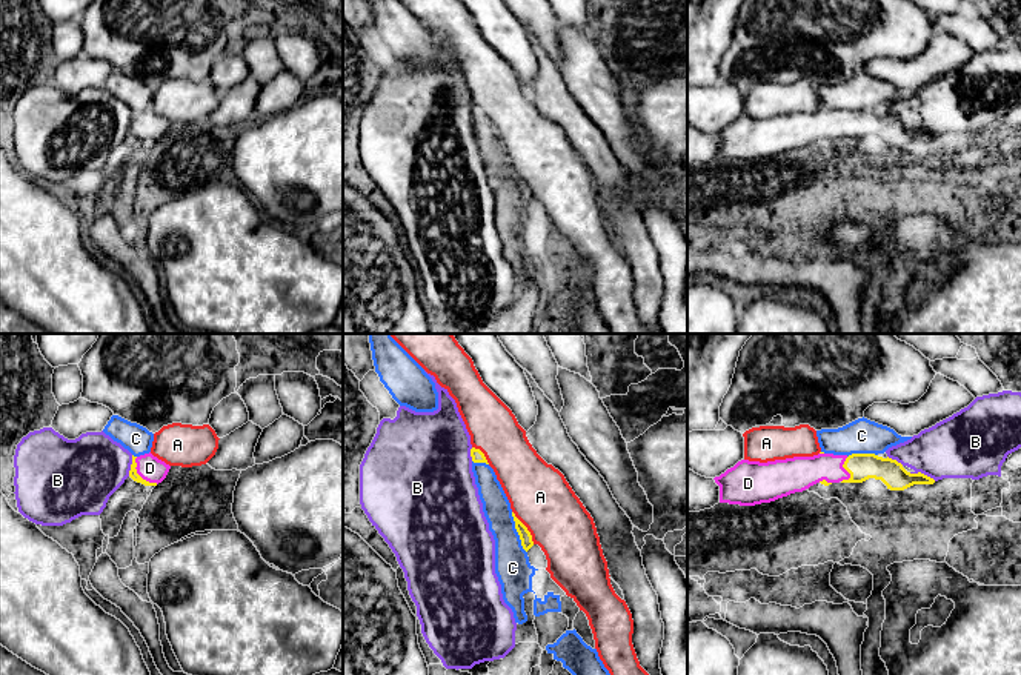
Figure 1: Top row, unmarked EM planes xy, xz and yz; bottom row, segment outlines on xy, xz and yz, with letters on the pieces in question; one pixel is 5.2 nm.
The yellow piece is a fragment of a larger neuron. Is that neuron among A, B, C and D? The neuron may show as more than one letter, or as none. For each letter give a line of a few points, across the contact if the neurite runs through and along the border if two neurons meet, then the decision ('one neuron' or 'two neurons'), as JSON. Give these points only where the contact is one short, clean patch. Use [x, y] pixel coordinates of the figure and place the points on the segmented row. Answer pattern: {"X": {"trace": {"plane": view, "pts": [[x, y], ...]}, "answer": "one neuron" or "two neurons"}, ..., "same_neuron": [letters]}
{"A": {"answer": "two neurons"}, "B": {"answer": "two neurons"}, "C": {"answer": "two neurons"}, "D": {"trace": {"plane": "xy", "pts": [[133, 472], [139, 475], [149, 468]]}, "answer": "one neuron"}, "same_neuron": ["D"]}

